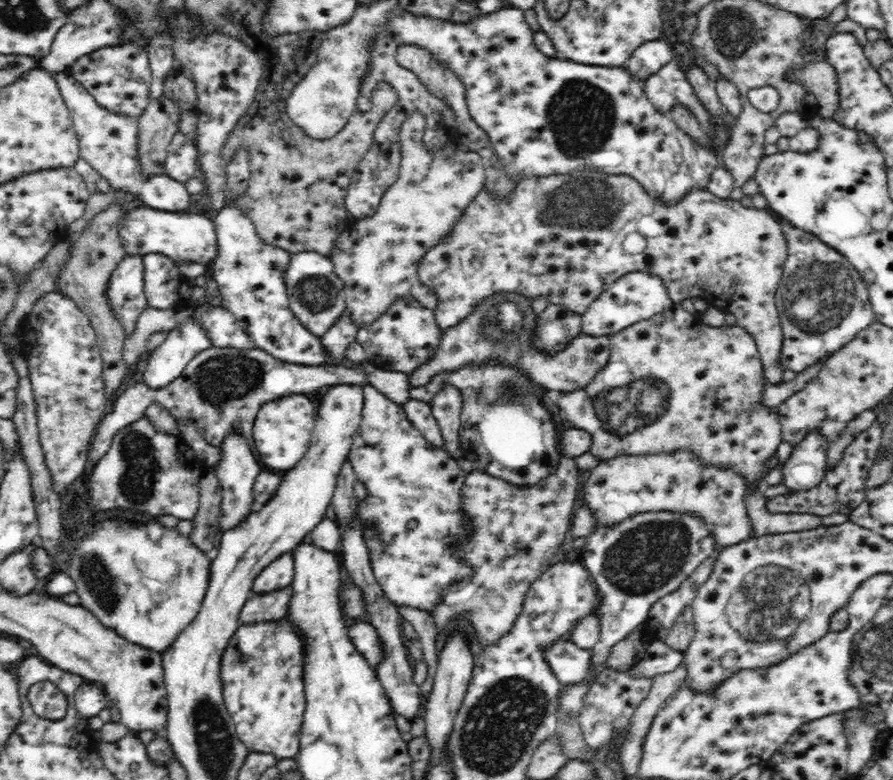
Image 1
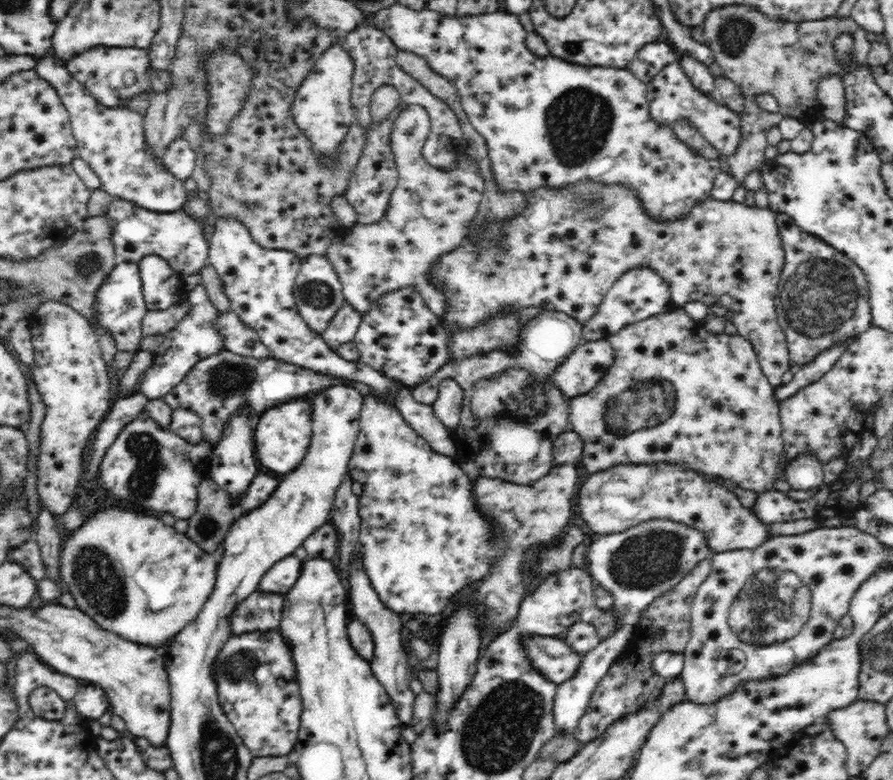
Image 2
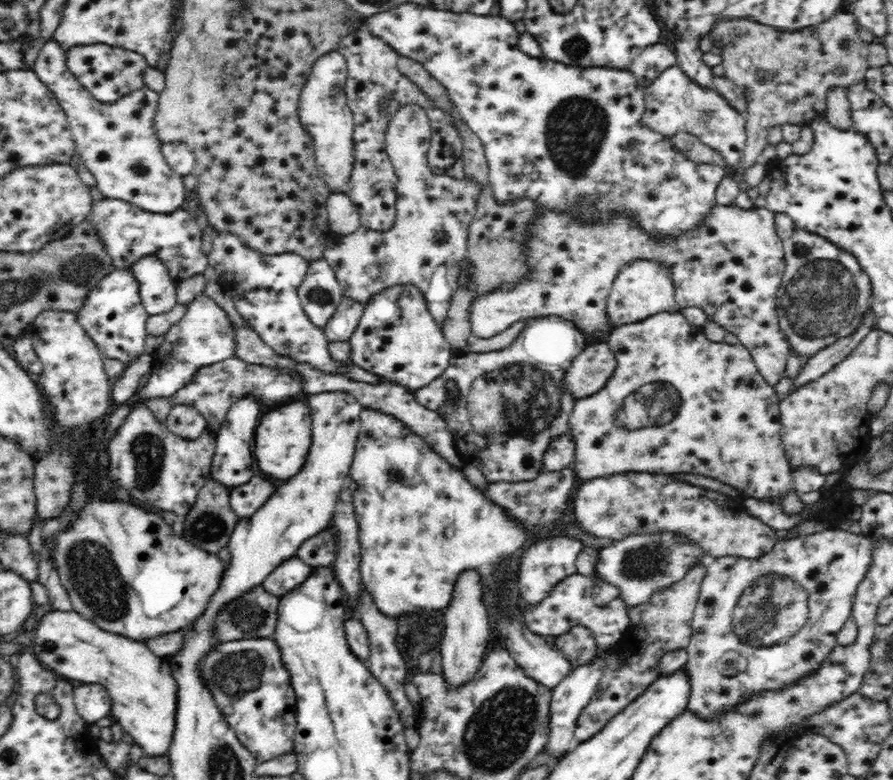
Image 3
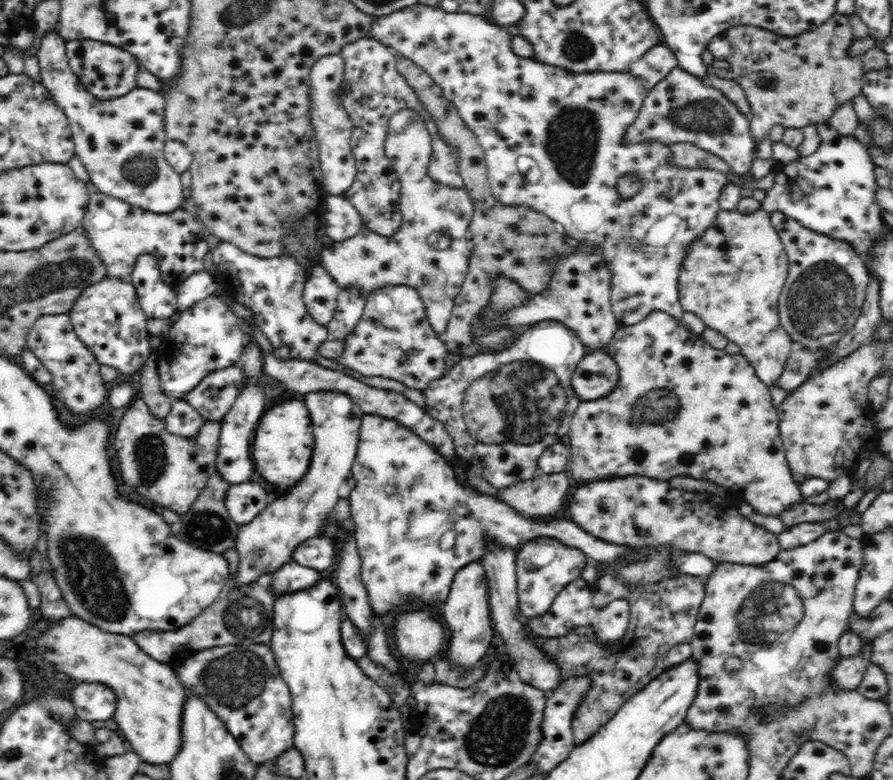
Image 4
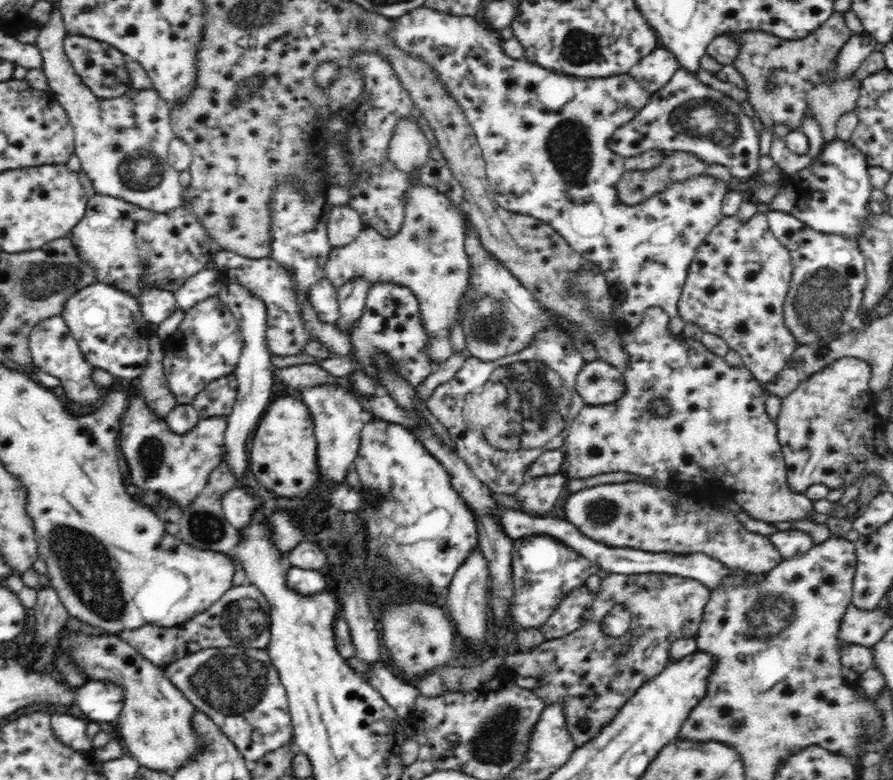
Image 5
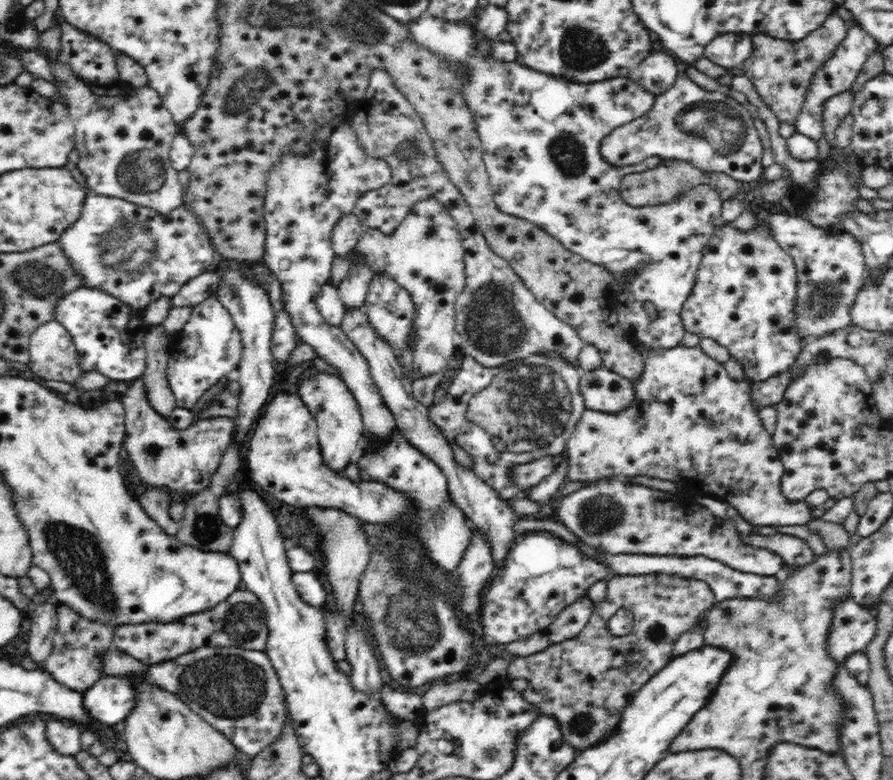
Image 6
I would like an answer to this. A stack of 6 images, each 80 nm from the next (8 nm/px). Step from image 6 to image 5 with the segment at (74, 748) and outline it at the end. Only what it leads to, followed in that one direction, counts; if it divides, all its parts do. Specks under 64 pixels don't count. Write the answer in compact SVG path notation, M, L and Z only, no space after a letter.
M57 714L52 716L50 724L55 740L60 740L60 743L68 744L68 746L76 749L92 747L91 741L86 735L88 720L80 715Z

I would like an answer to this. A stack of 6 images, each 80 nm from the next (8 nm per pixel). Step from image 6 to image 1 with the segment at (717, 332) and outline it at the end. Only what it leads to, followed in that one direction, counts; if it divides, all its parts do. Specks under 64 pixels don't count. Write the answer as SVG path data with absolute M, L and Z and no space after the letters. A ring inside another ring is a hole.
M600 171L576 172L570 176L546 176L546 178L524 178L512 190L508 199L502 202L490 198L484 190L481 190L465 208L460 218L456 220L452 232L445 238L443 243L436 244L420 260L417 274L419 279L436 293L437 300L435 308L436 322L442 329L446 330L453 327L460 320L465 319L475 311L482 303L490 305L490 300L496 295L500 298L514 297L529 304L538 297L543 297L548 305L560 305L570 312L582 316L587 308L602 294L610 284L616 282L620 277L629 272L648 272L660 277L667 288L668 294L673 303L680 303L687 298L704 299L710 306L722 307L722 311L731 313L736 318L736 325L745 329L756 343L756 349L760 353L760 360L763 364L763 374L767 383L782 383L784 368L776 363L780 358L781 346L783 345L783 328L779 319L779 312L775 305L775 294L778 290L780 279L783 277L783 266L788 256L787 240L784 237L783 229L778 222L778 217L767 209L756 209L755 207L744 207L740 201L733 199L722 199L714 196L707 189L701 191L690 191L681 201L675 205L664 205L660 199L654 199L644 191L634 178L628 176L607 176ZM631 232L638 232L646 240L646 248L640 253L630 254L622 247L622 242Z

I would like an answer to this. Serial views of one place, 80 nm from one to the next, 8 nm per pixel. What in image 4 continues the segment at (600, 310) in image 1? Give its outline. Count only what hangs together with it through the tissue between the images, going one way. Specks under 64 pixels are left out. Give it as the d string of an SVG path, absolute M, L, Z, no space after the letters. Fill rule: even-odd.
M422 3L406 7L401 11L396 11L389 15L379 16L373 25L371 38L388 46L399 56L403 55L422 67L435 80L435 83L442 87L443 95L450 102L454 103L459 115L463 118L465 126L476 135L480 146L484 148L484 154L486 154L485 161L488 162L487 180L494 199L508 206L535 209L536 212L546 215L557 226L560 226L563 232L567 232L567 235L572 237L572 240L586 240L584 242L586 244L600 244L600 248L604 248L604 256L608 256L608 263L612 264L611 291L614 296L612 296L611 307L620 326L636 324L643 318L646 318L652 310L667 312L679 321L683 320L683 314L685 312L679 303L678 288L681 264L685 259L686 253L689 251L689 245L699 236L702 236L705 229L716 220L717 212L721 209L719 198L722 194L722 189L728 185L728 180L725 173L718 172L716 169L685 169L672 165L670 163L672 160L671 147L664 145L662 142L646 141L644 144L638 144L638 146L622 146L620 144L622 134L636 120L643 100L649 91L643 87L643 84L640 84L640 81L632 73L596 71L593 73L578 74L570 72L567 69L542 64L540 61L532 58L518 56L512 49L511 39L513 36L508 34L506 31L507 27L497 25L489 17L485 17L485 15L473 15L472 13L449 13ZM550 158L556 164L554 170L560 176L550 176ZM528 160L530 160L530 166L528 166ZM534 168L538 168L538 178L536 180L532 178L534 176ZM520 172L522 172L522 176L520 176ZM624 174L634 174L634 176L642 178L642 182L644 182L644 190L640 188L638 190L640 194L634 196L634 198L630 198L630 200L622 200L618 196L619 190L616 190L616 182Z

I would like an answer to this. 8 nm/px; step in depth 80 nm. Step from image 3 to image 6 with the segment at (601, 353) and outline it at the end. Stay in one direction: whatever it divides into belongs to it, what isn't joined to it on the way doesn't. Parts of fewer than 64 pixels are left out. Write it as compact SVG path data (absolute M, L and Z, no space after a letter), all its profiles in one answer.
M604 367L584 372L580 391L587 409L604 413L620 413L634 402L633 384Z

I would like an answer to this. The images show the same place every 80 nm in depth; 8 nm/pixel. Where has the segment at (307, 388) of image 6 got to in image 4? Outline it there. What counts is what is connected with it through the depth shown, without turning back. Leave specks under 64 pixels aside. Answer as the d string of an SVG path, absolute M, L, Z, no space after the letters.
M319 391L304 395L304 402L309 411L309 416L313 426L313 436L315 444L313 445L312 460L309 461L308 472L293 485L292 490L284 496L271 502L261 514L258 514L254 520L248 525L242 526L237 532L235 548L239 552L240 565L238 577L234 582L232 590L238 590L247 584L256 583L260 576L270 575L282 568L292 559L292 552L296 550L299 544L305 540L311 539L313 536L326 526L326 520L330 516L330 512L335 510L337 506L338 490L342 486L342 482L351 476L351 468L354 464L357 449L360 443L360 427L362 418L366 414L352 401L350 395L335 391Z

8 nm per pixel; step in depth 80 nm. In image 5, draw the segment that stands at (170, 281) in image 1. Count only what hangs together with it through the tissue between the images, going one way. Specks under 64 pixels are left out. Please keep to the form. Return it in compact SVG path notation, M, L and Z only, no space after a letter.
M148 288L138 301L143 317L149 324L160 324L177 309L174 294L166 289Z

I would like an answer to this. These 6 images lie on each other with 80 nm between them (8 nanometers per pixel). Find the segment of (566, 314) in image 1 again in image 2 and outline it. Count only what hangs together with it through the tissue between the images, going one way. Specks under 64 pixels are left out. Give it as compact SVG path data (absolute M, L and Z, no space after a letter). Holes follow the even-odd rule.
M542 311L522 327L521 338L514 348L514 353L496 350L459 359L458 362L448 362L440 372L430 377L426 384L411 389L411 392L417 402L437 407L442 382L447 378L458 382L464 395L459 424L451 432L459 457L465 462L472 462L483 477L502 479L516 484L530 484L550 472L553 467L551 453L554 440L568 430L569 426L570 399L556 387L552 374L572 354L572 351L584 342L583 326L576 319L558 311ZM516 417L521 421L532 419L534 422L524 424L512 420Z

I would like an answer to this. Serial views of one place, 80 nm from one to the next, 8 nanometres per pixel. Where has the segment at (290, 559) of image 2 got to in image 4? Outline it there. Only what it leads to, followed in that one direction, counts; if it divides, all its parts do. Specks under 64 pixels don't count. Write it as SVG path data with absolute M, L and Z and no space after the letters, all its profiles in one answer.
M290 560L269 575L267 587L275 594L292 593L312 587L322 578L321 576L321 571L300 566L296 561Z

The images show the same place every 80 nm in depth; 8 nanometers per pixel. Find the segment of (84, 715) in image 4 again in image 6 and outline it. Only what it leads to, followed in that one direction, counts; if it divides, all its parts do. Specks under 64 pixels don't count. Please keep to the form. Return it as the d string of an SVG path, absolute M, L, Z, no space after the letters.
M104 675L92 688L83 692L83 701L85 710L98 722L121 727L128 716L128 708L132 708L132 680L124 680L122 676Z

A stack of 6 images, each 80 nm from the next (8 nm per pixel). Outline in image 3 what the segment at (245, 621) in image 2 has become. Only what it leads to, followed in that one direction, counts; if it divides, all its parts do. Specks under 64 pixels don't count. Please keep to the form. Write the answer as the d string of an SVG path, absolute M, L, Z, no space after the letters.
M262 585L255 586L244 595L238 596L234 601L220 608L215 617L215 628L212 635L220 644L244 639L261 639L273 637L276 628L277 608L280 598L270 594Z

